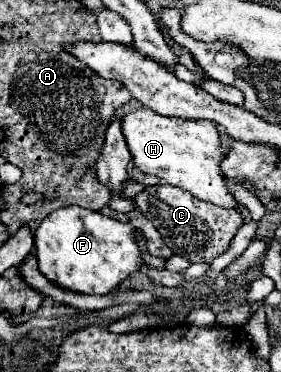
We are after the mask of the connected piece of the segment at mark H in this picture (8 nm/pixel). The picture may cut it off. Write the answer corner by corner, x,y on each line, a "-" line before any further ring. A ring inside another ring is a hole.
144,106
122,116
122,132
132,154
132,162
140,172
154,174
162,182
194,194
198,200
236,208
236,200
226,188
220,170
224,154
220,152
220,136
212,122
162,116

